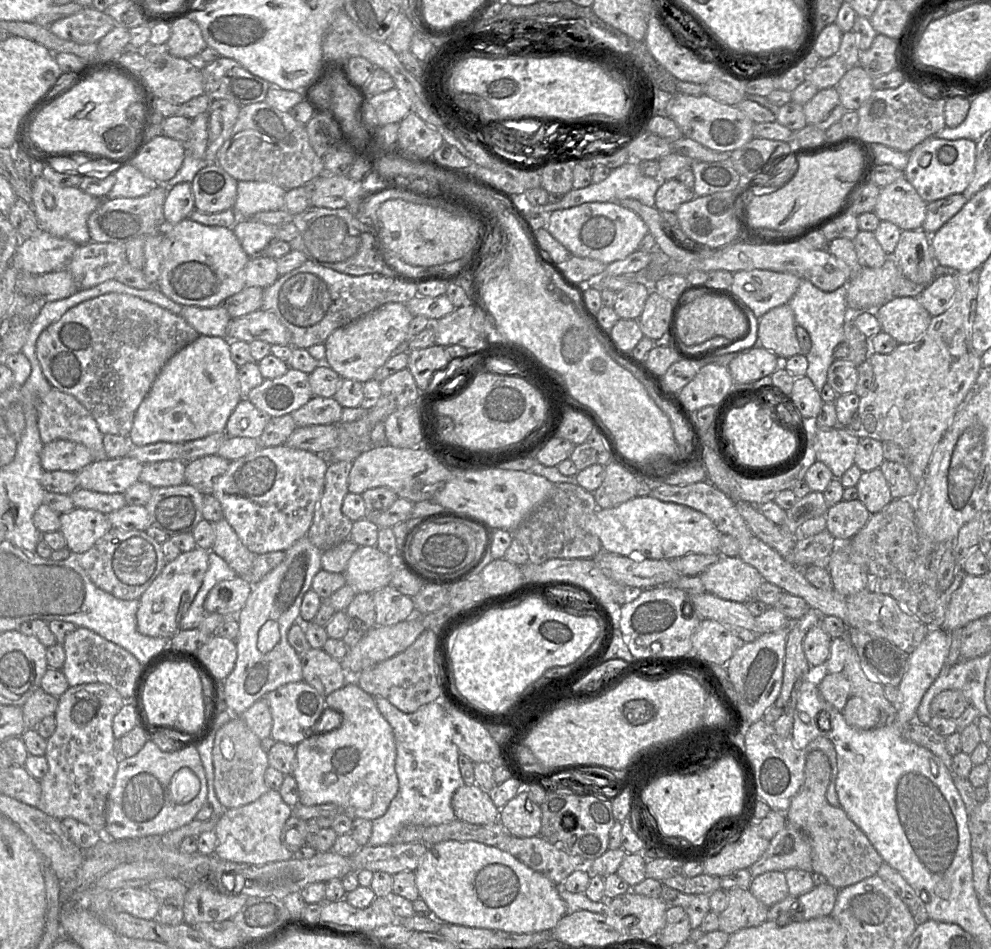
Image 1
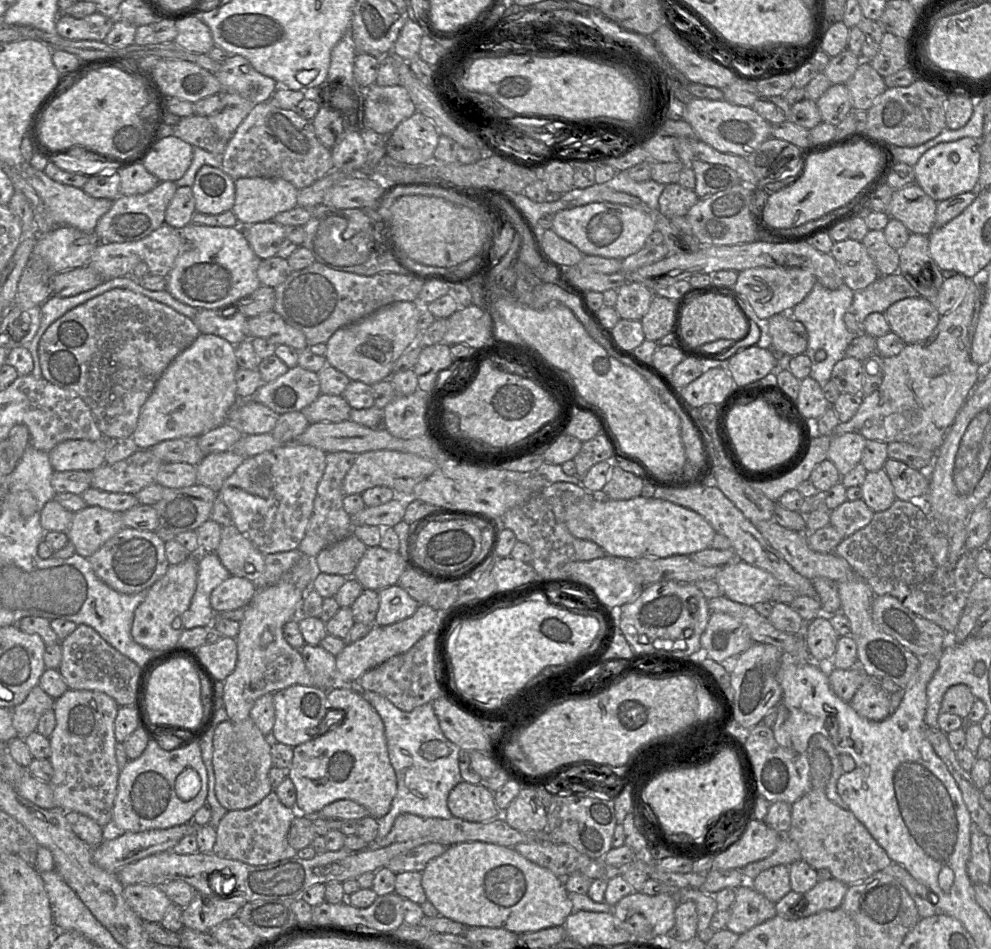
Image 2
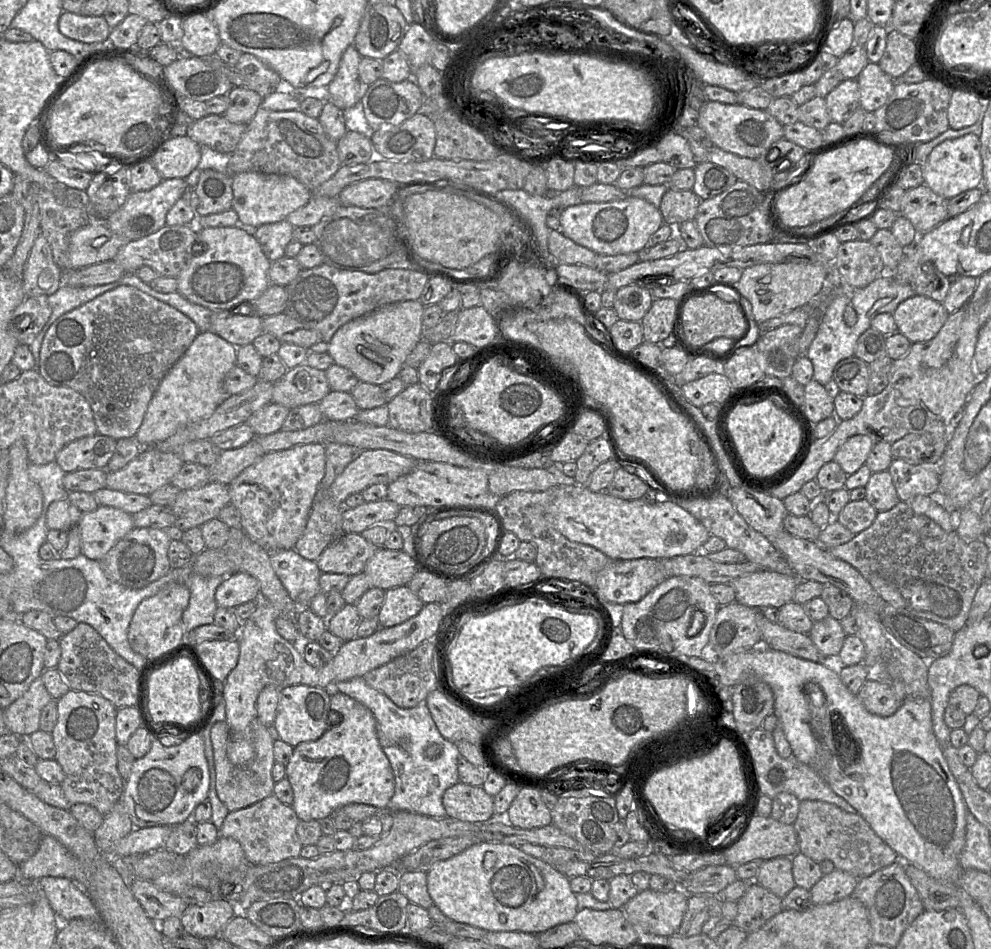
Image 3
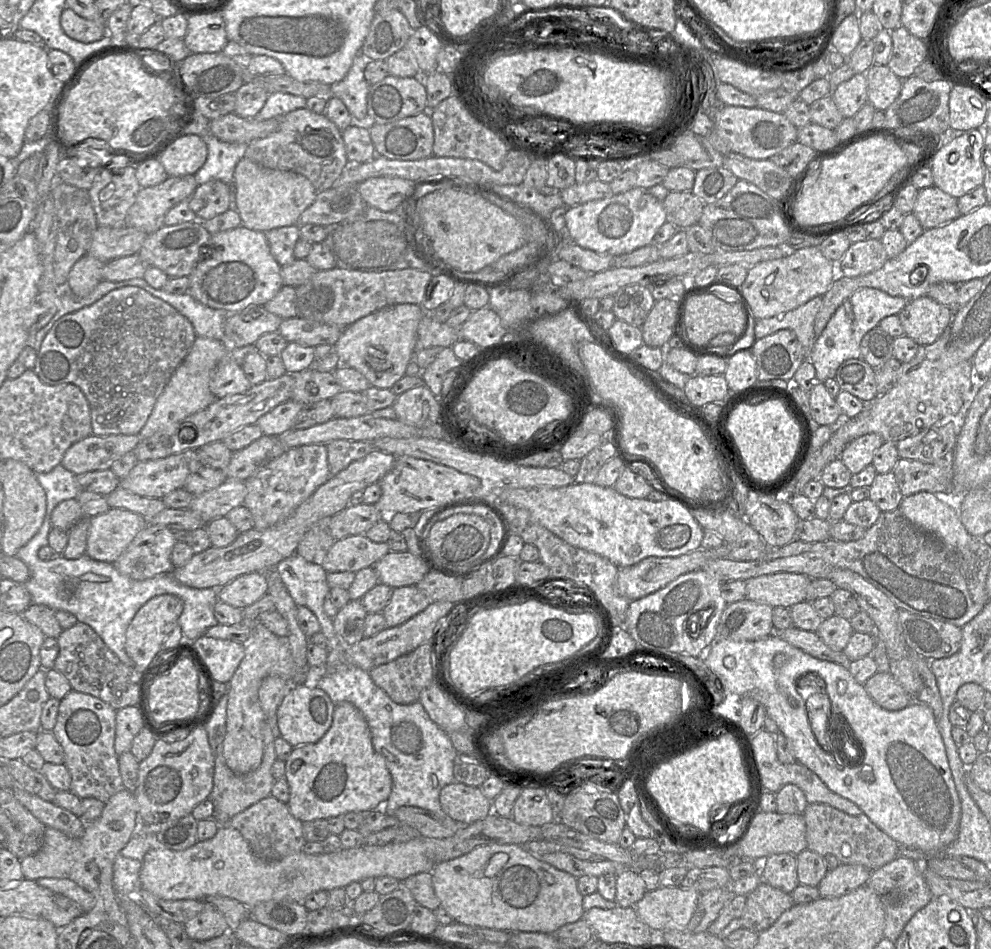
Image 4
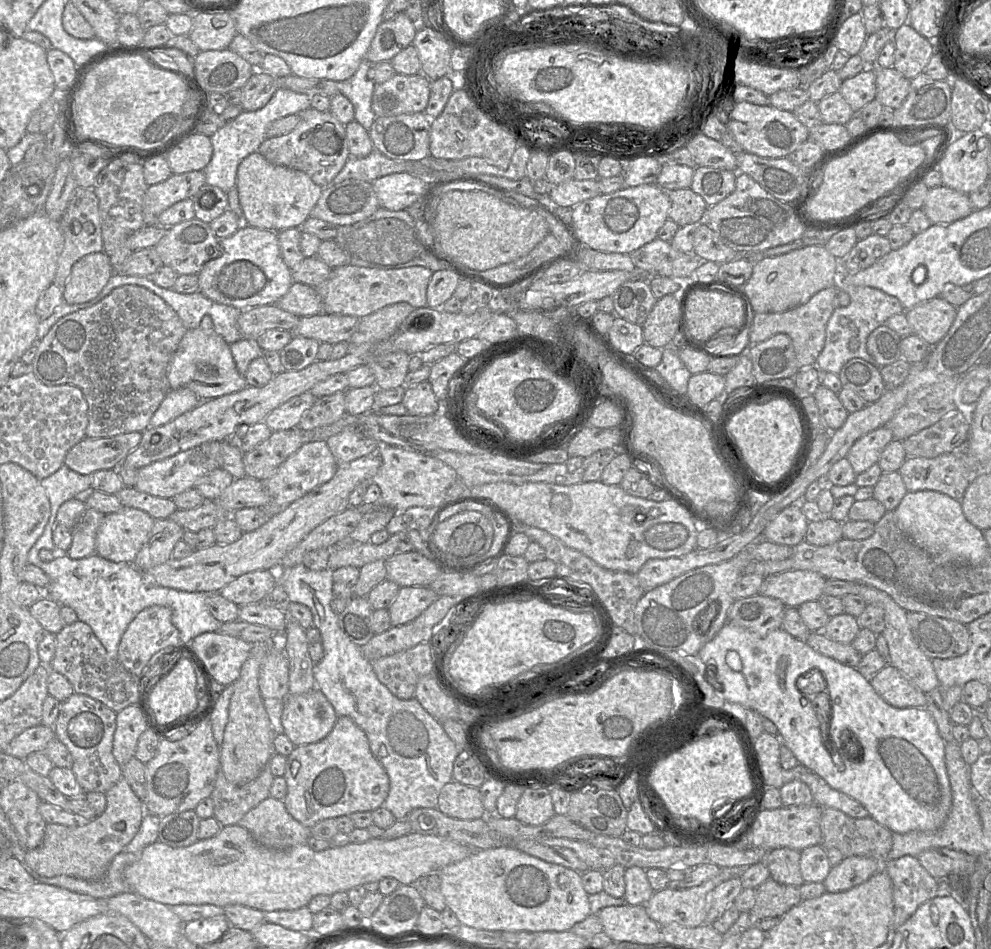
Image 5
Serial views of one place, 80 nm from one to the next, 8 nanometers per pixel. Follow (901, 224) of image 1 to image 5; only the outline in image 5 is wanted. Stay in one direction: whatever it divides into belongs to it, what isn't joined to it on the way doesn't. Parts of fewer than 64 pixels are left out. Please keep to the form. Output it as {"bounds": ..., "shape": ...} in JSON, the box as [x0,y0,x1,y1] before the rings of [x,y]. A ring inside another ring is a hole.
{"bounds":[922,186,974,224],"shape":[[[939,186],[929,189],[922,210],[933,224],[949,224],[969,216],[974,207],[967,194]]]}

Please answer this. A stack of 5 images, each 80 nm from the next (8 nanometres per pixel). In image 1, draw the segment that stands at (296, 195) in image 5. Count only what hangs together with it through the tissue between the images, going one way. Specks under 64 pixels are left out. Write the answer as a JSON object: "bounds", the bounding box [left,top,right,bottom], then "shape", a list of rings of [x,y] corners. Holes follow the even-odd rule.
{"bounds":[233,181,285,218],"shape":[[[238,181],[233,210],[240,218],[250,218],[262,211],[281,210],[285,194],[285,189],[273,183]]]}

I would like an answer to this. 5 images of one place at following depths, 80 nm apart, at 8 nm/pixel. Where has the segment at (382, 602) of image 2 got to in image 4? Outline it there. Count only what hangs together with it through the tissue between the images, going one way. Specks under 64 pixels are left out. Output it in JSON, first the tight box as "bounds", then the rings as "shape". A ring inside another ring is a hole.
{"bounds":[382,585,432,628],"shape":[[[416,585],[394,588],[389,603],[382,611],[386,627],[392,628],[405,623],[432,602]]]}

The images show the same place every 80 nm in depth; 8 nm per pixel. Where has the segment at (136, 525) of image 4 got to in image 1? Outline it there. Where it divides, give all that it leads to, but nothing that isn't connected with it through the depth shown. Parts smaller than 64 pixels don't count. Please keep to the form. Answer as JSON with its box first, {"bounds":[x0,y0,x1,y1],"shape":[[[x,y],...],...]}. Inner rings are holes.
{"bounds":[59,508,111,555],"shape":[[[74,508],[60,515],[59,531],[75,555],[88,551],[111,528],[107,515],[96,510]]]}

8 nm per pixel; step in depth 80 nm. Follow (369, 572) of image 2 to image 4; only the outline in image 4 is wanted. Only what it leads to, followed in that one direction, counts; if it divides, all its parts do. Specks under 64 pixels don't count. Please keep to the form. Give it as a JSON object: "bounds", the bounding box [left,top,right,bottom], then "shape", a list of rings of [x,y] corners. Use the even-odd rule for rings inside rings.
{"bounds":[374,551,429,588],"shape":[[[390,551],[374,564],[379,583],[399,588],[415,586],[429,573],[422,559],[410,552]]]}

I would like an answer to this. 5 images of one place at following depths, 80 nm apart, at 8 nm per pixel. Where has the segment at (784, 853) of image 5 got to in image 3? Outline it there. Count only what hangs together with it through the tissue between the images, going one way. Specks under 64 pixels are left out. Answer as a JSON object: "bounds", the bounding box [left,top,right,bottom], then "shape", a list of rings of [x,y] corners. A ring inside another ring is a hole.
{"bounds":[752,857,796,899],"shape":[[[777,857],[762,862],[752,882],[758,883],[782,899],[796,886],[791,857]]]}

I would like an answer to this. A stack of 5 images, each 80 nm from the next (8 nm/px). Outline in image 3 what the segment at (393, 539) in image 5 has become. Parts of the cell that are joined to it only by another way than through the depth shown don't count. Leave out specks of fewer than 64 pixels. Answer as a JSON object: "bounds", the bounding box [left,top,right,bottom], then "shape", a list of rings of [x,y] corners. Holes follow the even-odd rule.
{"bounds":[316,534,378,577],"shape":[[[344,534],[322,552],[316,563],[322,573],[352,577],[363,572],[367,561],[378,549],[361,534]]]}

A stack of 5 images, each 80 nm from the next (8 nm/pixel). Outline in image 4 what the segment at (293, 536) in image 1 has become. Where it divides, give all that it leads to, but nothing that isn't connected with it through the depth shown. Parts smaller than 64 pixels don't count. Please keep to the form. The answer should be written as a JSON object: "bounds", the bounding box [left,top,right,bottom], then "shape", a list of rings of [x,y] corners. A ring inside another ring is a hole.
{"bounds":[242,444,329,530],"shape":[[[310,444],[286,450],[244,481],[247,494],[242,506],[253,516],[252,529],[263,530],[282,523],[329,478],[326,445]]]}

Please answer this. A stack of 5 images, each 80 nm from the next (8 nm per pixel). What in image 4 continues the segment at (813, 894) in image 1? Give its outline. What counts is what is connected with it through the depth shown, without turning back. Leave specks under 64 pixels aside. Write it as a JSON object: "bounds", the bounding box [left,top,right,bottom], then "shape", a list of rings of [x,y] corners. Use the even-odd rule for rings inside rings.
{"bounds":[817,864,872,898],"shape":[[[840,864],[828,871],[817,886],[821,898],[845,895],[861,886],[870,878],[872,871],[862,865]]]}

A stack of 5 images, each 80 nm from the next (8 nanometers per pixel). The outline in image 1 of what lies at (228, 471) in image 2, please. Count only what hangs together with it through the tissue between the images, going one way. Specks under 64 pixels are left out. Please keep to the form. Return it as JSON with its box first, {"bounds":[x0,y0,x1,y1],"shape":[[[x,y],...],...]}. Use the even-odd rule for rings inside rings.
{"bounds":[185,455,230,495],"shape":[[[206,455],[186,463],[185,483],[203,495],[212,494],[215,479],[225,473],[230,461],[217,455]]]}

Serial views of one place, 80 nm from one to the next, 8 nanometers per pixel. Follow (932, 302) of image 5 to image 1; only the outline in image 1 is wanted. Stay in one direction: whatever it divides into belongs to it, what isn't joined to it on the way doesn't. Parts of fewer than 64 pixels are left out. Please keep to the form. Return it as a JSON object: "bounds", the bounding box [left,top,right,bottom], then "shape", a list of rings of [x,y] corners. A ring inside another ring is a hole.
{"bounds":[874,297,932,344],"shape":[[[894,297],[874,310],[881,330],[892,336],[898,344],[909,344],[917,341],[927,330],[932,316],[913,297]]]}

